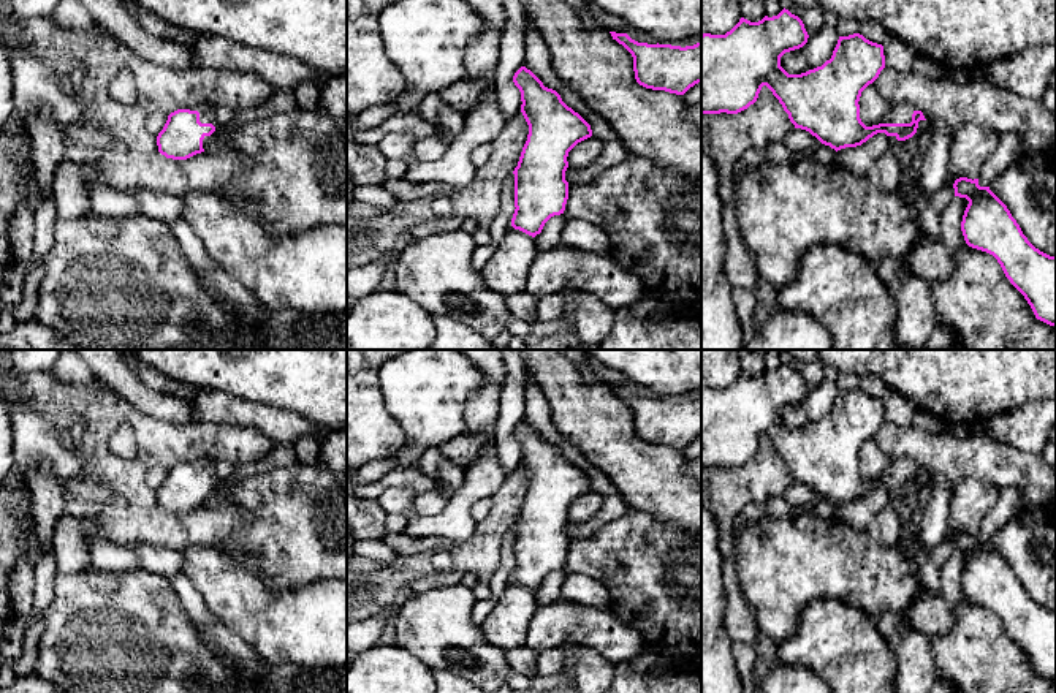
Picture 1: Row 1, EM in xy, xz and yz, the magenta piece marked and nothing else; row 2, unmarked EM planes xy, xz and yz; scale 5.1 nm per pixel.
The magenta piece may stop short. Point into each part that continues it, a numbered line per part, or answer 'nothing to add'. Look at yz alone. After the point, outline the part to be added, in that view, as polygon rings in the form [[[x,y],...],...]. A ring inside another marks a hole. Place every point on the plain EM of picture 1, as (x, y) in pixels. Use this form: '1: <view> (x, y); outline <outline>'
1: yz (901, 467); outline [[[909,457],[891,459],[882,478],[910,478],[915,465],[918,462]]]

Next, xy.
1: xy (206, 467); outline [[[204,457],[204,459],[193,459],[188,462],[180,462],[180,464],[198,465],[201,478],[212,478],[215,481],[215,486],[211,490],[204,490],[204,494],[203,494],[203,503],[206,503],[214,495],[214,492],[220,483],[218,478],[215,476],[212,460]]]

